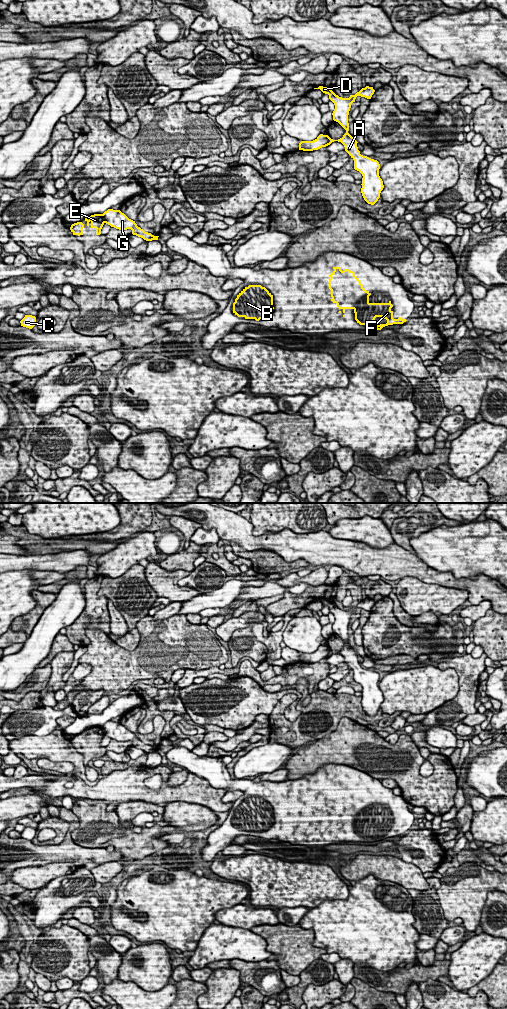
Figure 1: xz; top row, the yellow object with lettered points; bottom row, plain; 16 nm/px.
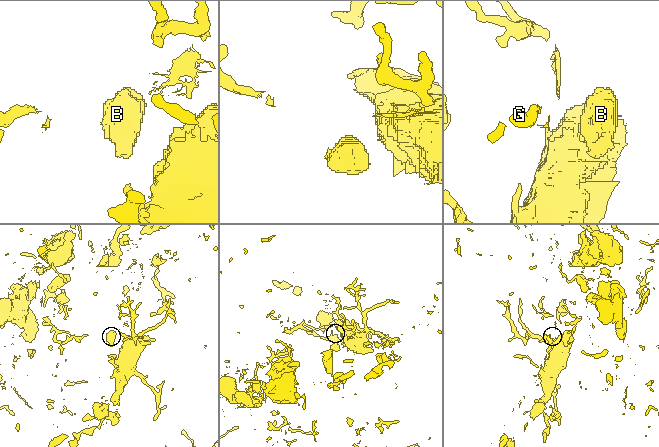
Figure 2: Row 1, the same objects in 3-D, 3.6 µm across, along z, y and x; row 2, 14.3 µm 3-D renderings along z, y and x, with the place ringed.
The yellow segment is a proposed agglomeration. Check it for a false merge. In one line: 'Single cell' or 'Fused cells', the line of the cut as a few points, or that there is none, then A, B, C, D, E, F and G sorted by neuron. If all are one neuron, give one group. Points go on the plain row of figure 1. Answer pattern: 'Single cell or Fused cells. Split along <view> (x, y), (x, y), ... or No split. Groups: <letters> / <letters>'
Fused cells. Split along xz (101, 726), (105, 734). Groups: A B C D F G / E

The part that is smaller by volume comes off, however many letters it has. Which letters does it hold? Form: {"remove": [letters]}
{"remove": ["E"]}

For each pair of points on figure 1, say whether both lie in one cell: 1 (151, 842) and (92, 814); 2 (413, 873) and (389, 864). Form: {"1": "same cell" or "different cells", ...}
{"1": "same cell", "2": "same cell"}

